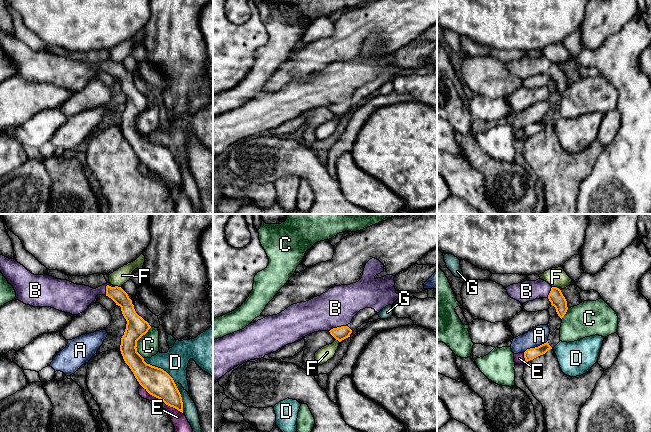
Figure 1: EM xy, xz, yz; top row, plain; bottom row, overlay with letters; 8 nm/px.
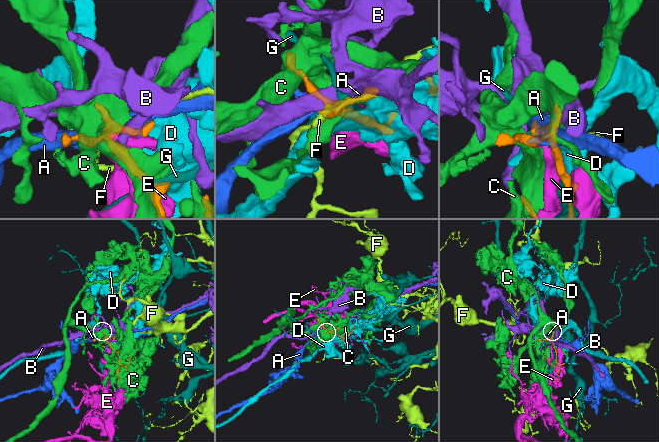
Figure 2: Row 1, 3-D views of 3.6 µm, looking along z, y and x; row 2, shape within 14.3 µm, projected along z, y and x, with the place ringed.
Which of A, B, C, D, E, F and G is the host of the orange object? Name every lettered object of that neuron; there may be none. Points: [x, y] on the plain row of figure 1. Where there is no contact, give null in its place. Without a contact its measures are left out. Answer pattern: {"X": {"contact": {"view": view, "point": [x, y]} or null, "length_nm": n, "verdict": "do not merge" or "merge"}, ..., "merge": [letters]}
{"A": {"contact": {"view": "yz", "point": [535, 123]}, "length_nm": 220, "verdict": "do not merge"}, "B": {"contact": {"view": "xy", "point": [106, 62]}, "length_nm": 110, "verdict": "merge"}, "C": {"contact": {"view": "xy", "point": [136, 119]}, "length_nm": 260, "verdict": "do not merge"}, "D": {"contact": {"view": "xy", "point": [160, 144]}, "length_nm": 340, "verdict": "do not merge"}, "E": {"contact": {"view": "xy", "point": [162, 176]}, "length_nm": 400, "verdict": "do not merge"}, "F": {"contact": {"view": "yz", "point": [555, 63]}, "length_nm": 60, "verdict": "do not merge"}, "G": {"contact": {"view": "xy", "point": [181, 174]}, "length_nm": 240, "verdict": "do not merge"}, "merge": ["B"]}

